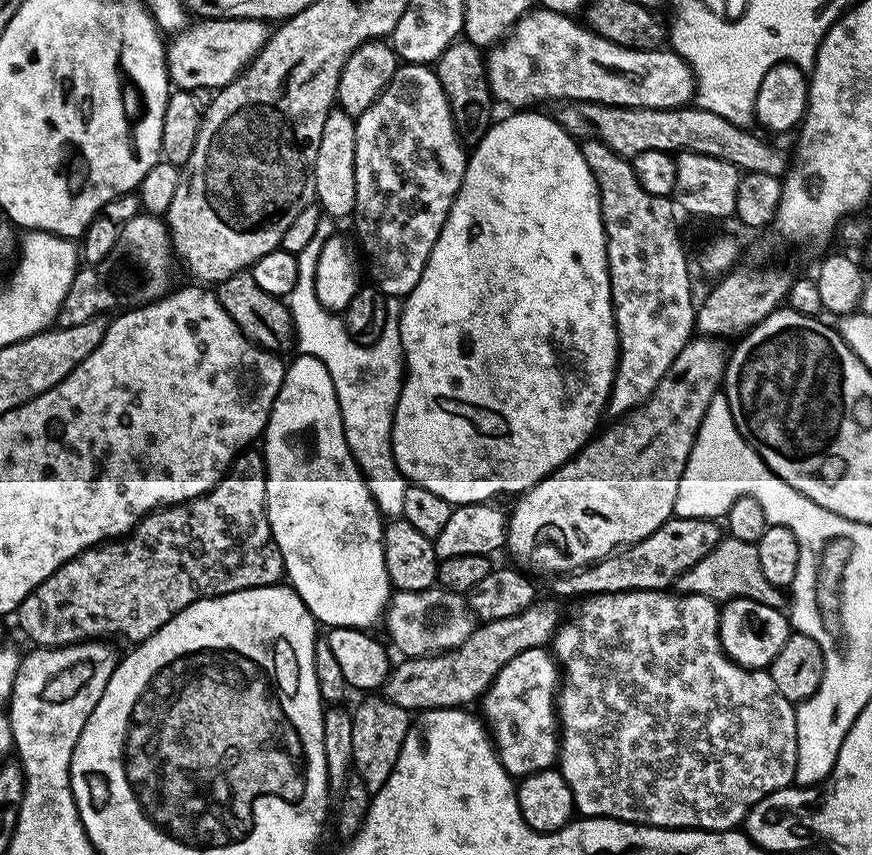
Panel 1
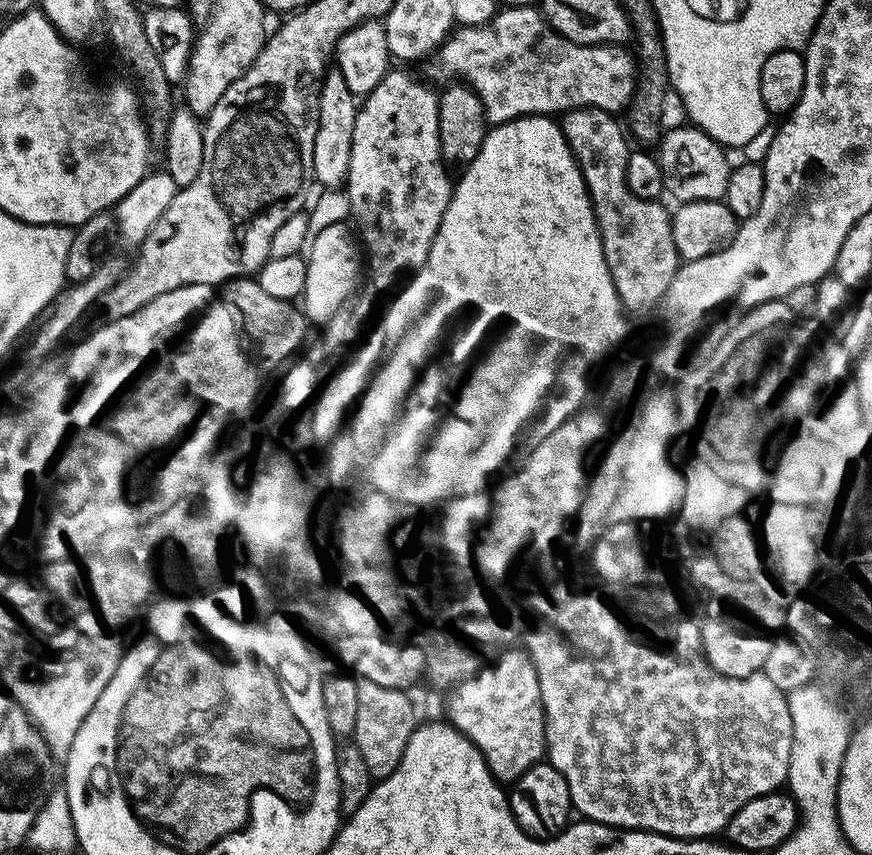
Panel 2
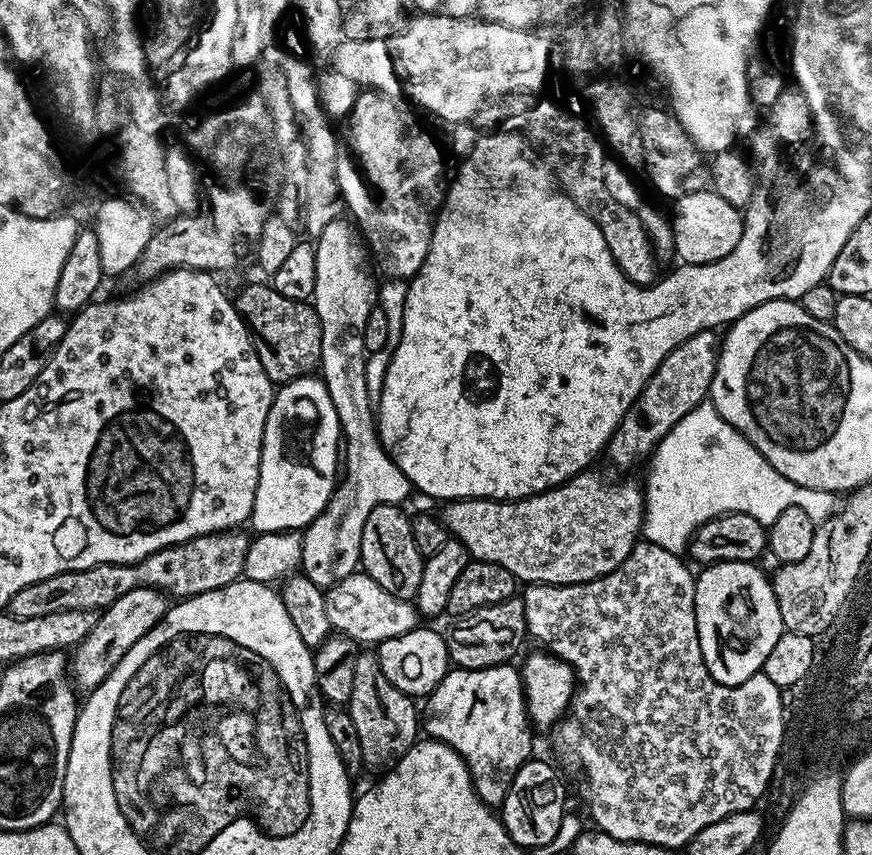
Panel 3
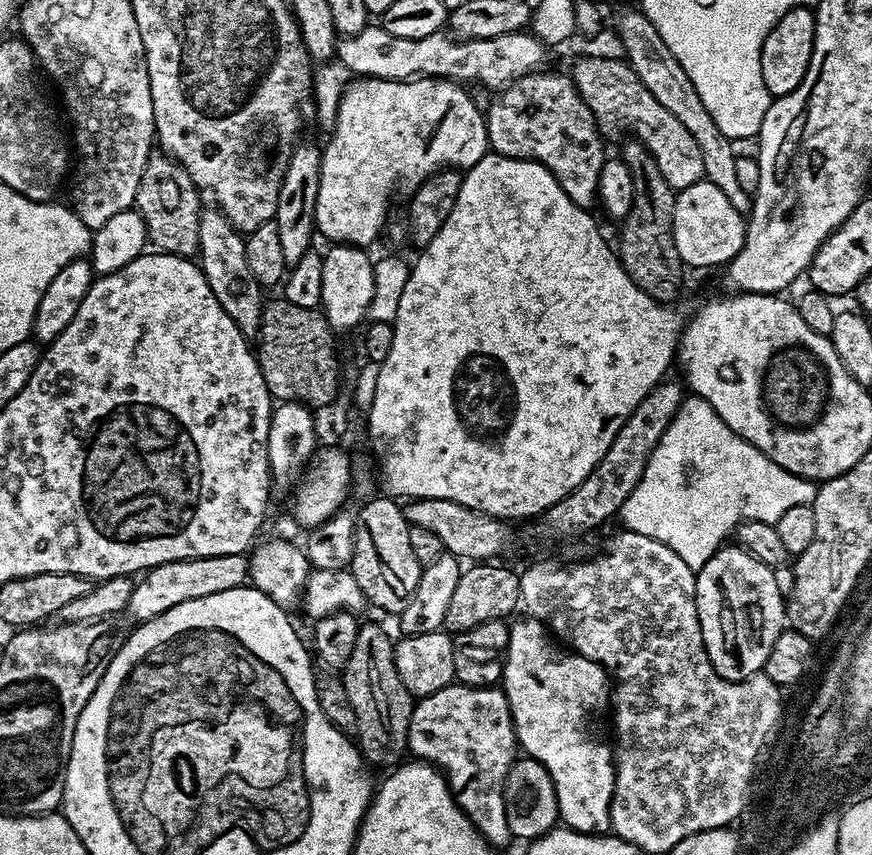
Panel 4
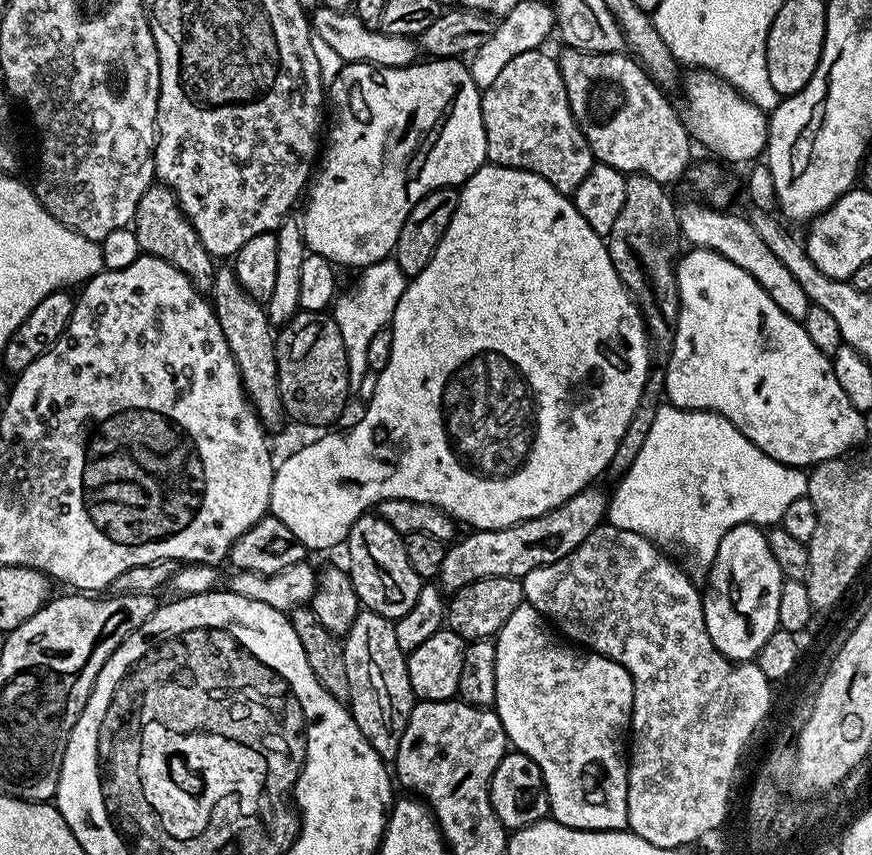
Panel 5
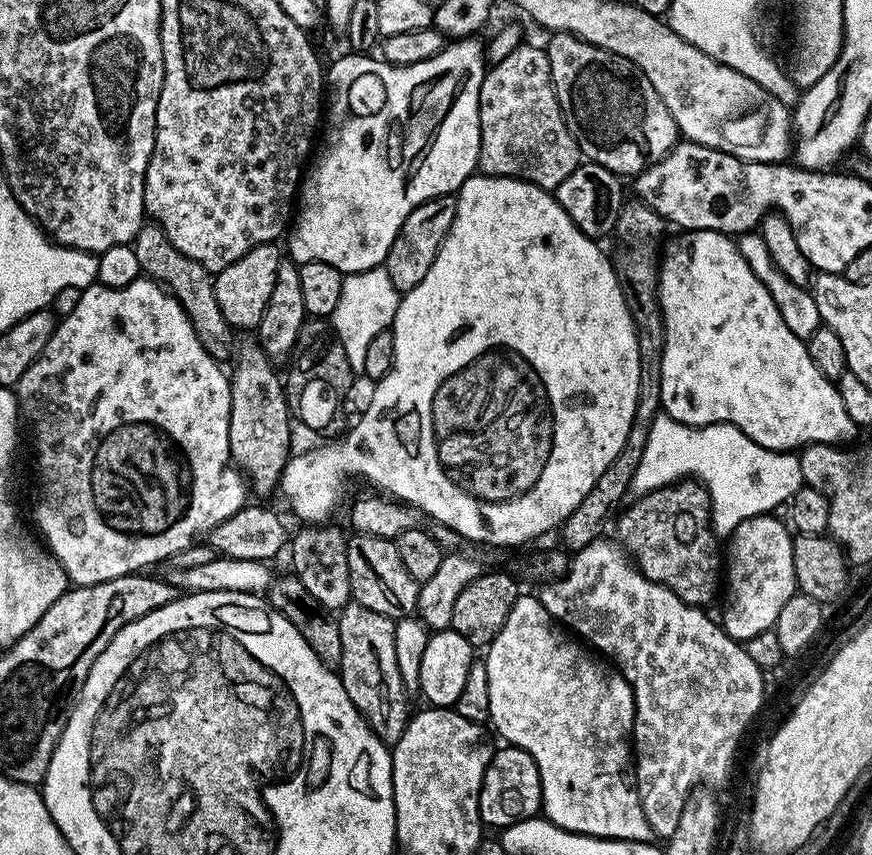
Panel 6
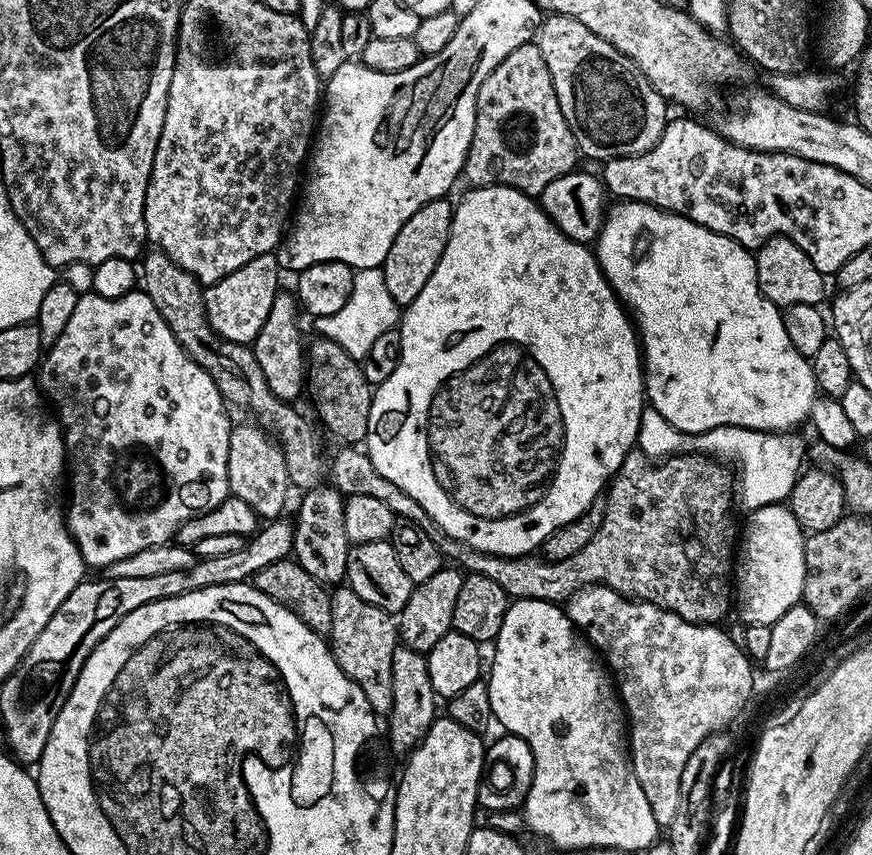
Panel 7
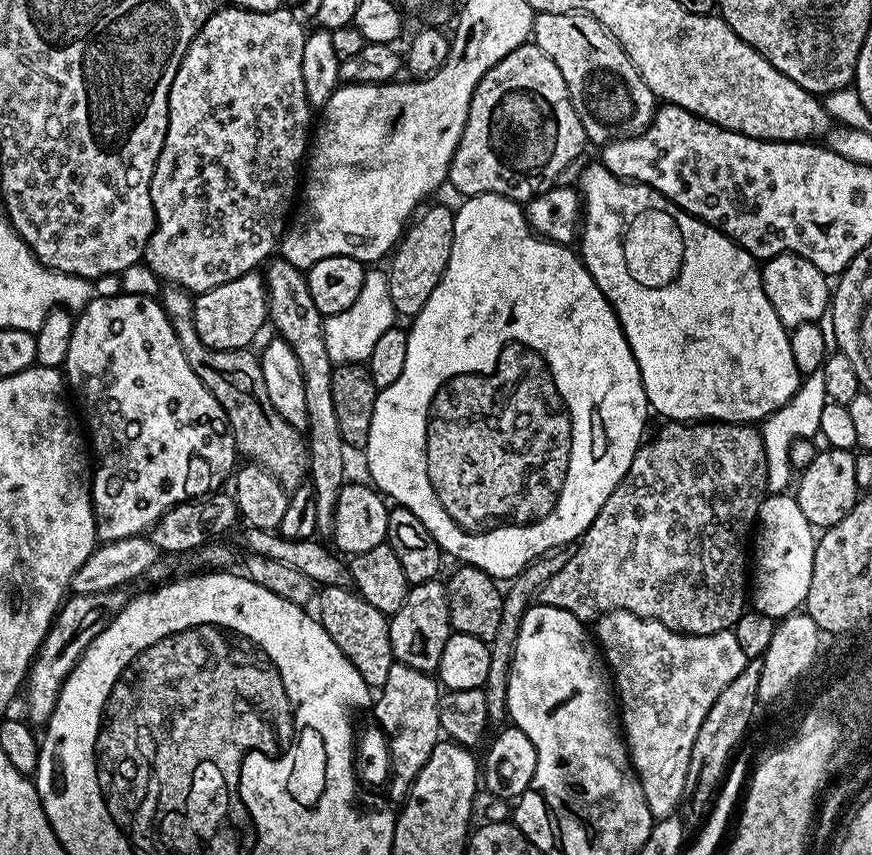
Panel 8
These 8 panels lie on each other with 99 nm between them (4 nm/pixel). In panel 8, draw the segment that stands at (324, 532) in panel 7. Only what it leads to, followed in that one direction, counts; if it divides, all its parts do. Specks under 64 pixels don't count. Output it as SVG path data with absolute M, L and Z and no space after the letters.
M272 258L267 261L266 269L263 273L264 286L268 289L268 320L270 324L276 327L275 335L286 342L286 346L290 346L290 350L294 350L294 358L298 358L298 366L302 366L302 382L306 382L306 414L308 415L308 426L306 429L306 443L308 445L308 470L310 473L310 483L314 490L314 498L316 499L316 505L318 506L318 516L316 526L321 533L326 534L333 531L333 520L335 518L335 506L336 500L339 498L340 488L346 483L346 477L344 477L344 452L346 453L346 445L342 434L340 433L340 427L338 426L338 414L334 414L334 394L332 393L332 374L334 371L334 365L330 354L326 350L326 338L324 337L324 322L325 317L320 315L318 306L314 306L314 298L310 298L310 286L308 285L307 275L301 269L290 266L290 262L286 262L282 258Z

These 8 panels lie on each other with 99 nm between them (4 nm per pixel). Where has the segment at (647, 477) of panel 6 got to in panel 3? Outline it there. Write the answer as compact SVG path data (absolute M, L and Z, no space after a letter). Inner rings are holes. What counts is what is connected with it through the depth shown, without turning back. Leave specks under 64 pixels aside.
M705 402L694 406L682 422L675 424L666 434L666 438L660 440L660 445L650 457L652 465L648 468L648 481L643 481L642 491L644 494L644 527L642 536L647 543L660 544L662 550L684 550L687 549L693 532L697 532L707 520L713 520L715 516L724 516L728 512L745 512L753 516L758 523L771 526L790 506L799 508L815 509L815 504L822 500L821 493L815 492L813 488L803 488L778 474L762 454L750 443L747 438L734 426L730 426L718 414L718 410L711 404ZM712 464L716 472L724 480L716 481L710 473L704 472L704 467ZM728 464L748 464L741 472L732 473Z

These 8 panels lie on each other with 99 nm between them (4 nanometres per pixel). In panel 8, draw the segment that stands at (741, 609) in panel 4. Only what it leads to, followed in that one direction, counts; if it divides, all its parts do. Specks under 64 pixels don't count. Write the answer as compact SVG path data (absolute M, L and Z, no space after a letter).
M786 492L769 493L765 498L761 500L758 510L758 525L754 536L754 549L756 548L756 556L754 552L752 558L753 566L756 562L754 570L752 569L752 587L754 586L754 604L752 604L752 606L755 611L766 614L772 619L781 620L791 615L792 613L795 613L807 601L810 590L810 579L811 575L813 574L814 550L816 549L816 542L817 537L814 528L804 517L804 513L802 512L802 509L800 509L800 506L798 506L798 502L793 495L790 495Z

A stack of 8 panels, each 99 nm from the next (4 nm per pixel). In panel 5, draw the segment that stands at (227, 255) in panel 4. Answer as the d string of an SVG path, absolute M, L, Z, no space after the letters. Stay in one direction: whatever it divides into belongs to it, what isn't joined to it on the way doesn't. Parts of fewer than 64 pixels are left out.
M230 266L217 267L210 296L223 337L226 338L231 356L238 366L245 397L265 429L272 430L279 426L280 419L285 419L286 413L282 406L281 392L278 390L279 356L276 353L275 333L269 322L267 309L261 301L245 291Z

